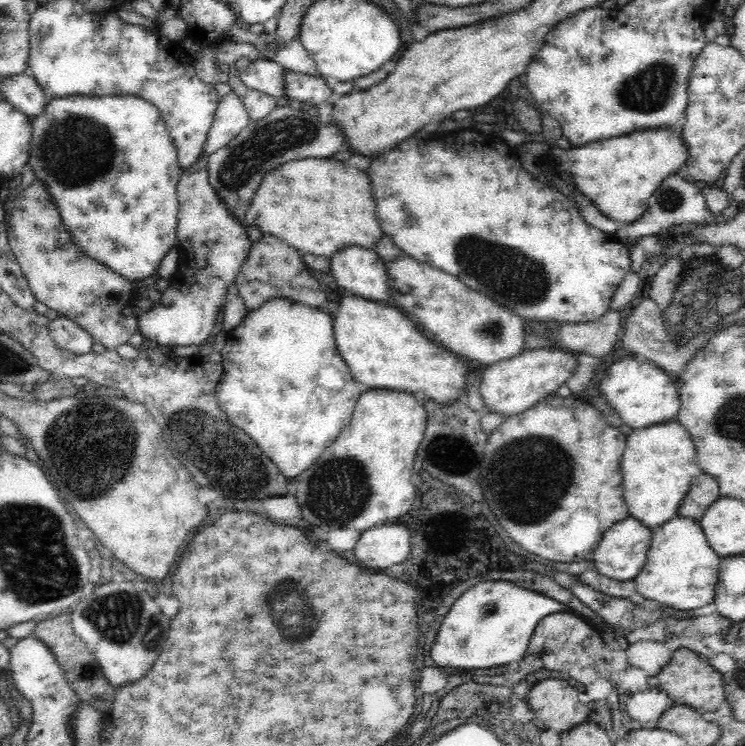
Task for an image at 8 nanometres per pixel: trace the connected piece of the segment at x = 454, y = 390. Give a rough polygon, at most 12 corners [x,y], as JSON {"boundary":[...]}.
{"boundary":[[344,296],[334,343],[360,389],[464,394],[466,366],[402,310]]}

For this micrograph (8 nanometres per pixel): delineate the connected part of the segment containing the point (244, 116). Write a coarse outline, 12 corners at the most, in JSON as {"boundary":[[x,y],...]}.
{"boundary":[[241,96],[219,99],[198,159],[207,160],[248,126]]}

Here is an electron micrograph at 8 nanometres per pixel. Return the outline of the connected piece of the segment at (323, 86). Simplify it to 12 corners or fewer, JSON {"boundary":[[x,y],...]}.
{"boundary":[[285,72],[288,98],[312,106],[334,101],[319,74]]}

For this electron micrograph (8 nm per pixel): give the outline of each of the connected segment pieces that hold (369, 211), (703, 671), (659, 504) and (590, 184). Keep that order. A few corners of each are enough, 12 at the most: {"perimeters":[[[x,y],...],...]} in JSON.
{"perimeters":[[[294,159],[242,223],[303,255],[375,250],[366,170]],[[687,648],[656,676],[674,705],[714,712],[722,676]],[[677,420],[636,429],[622,458],[629,516],[678,514],[701,472]],[[682,129],[552,146],[562,176],[625,225],[685,166]]]}

